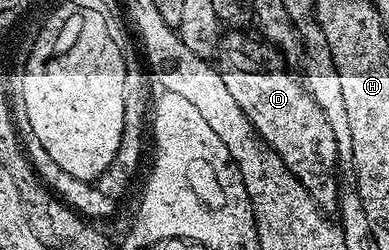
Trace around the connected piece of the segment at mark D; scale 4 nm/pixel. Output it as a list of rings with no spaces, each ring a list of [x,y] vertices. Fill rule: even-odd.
[[[241,30],[230,31],[233,33],[224,37],[219,52],[219,69],[232,97],[256,128],[256,135],[283,158],[287,170],[303,182],[317,205],[326,213],[336,213],[343,184],[336,176],[339,161],[331,122],[327,122],[323,110],[309,95],[304,83],[281,65],[282,57],[272,47],[261,48],[260,39],[252,40],[237,31]]]

